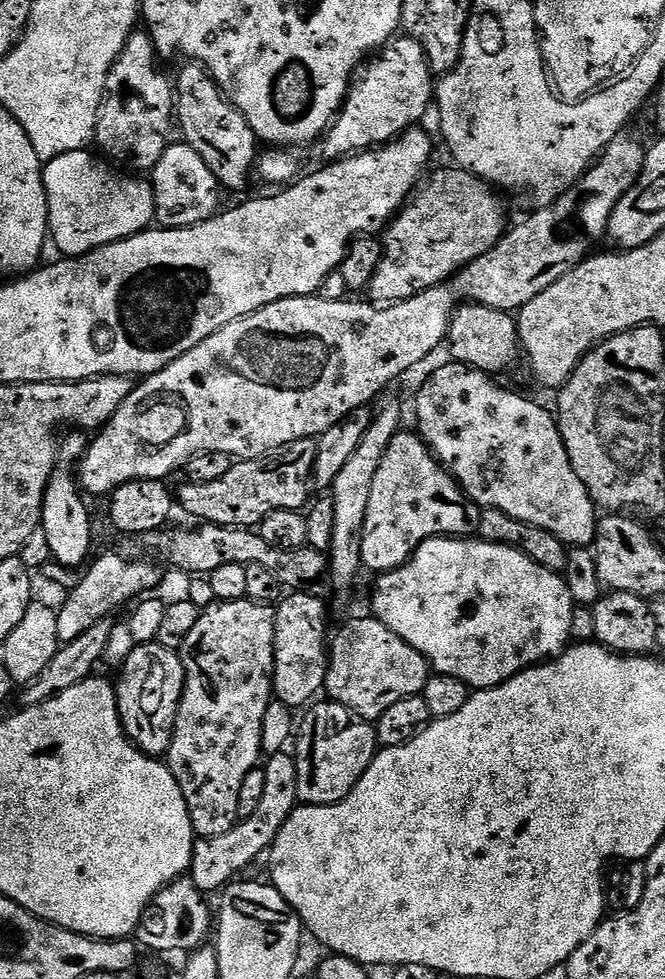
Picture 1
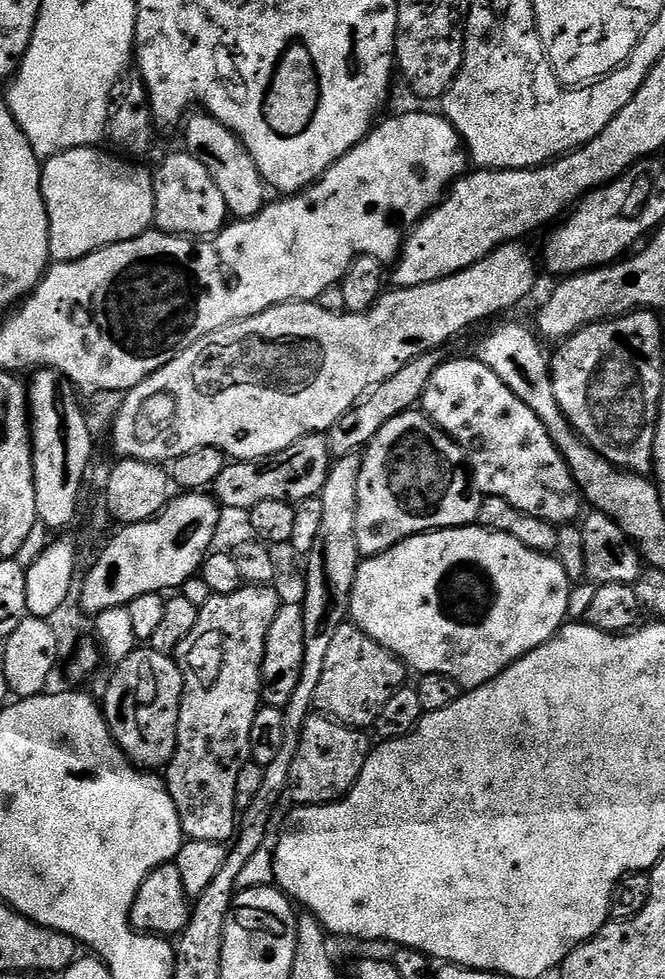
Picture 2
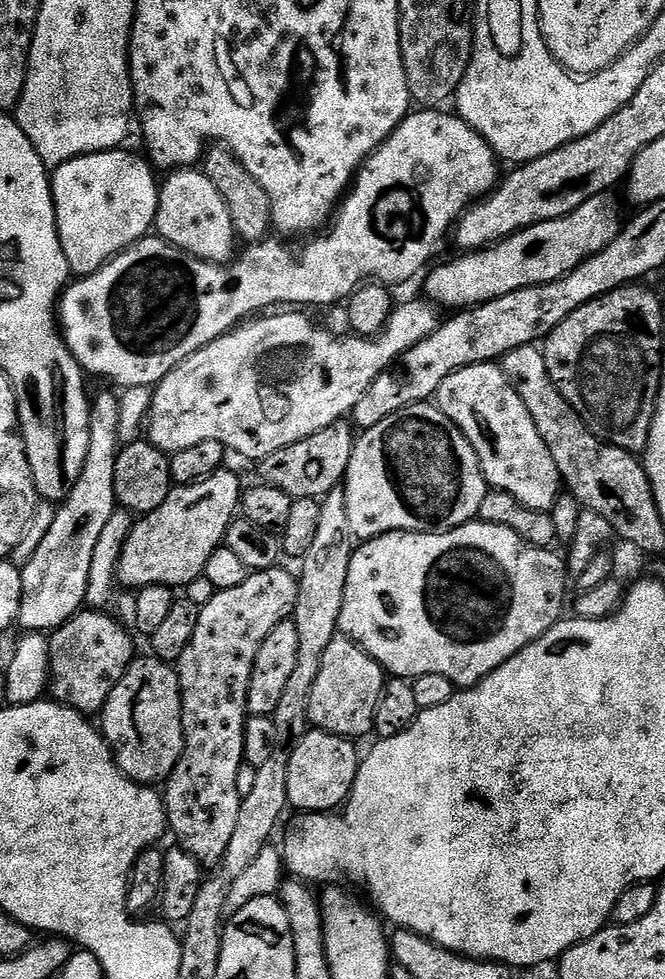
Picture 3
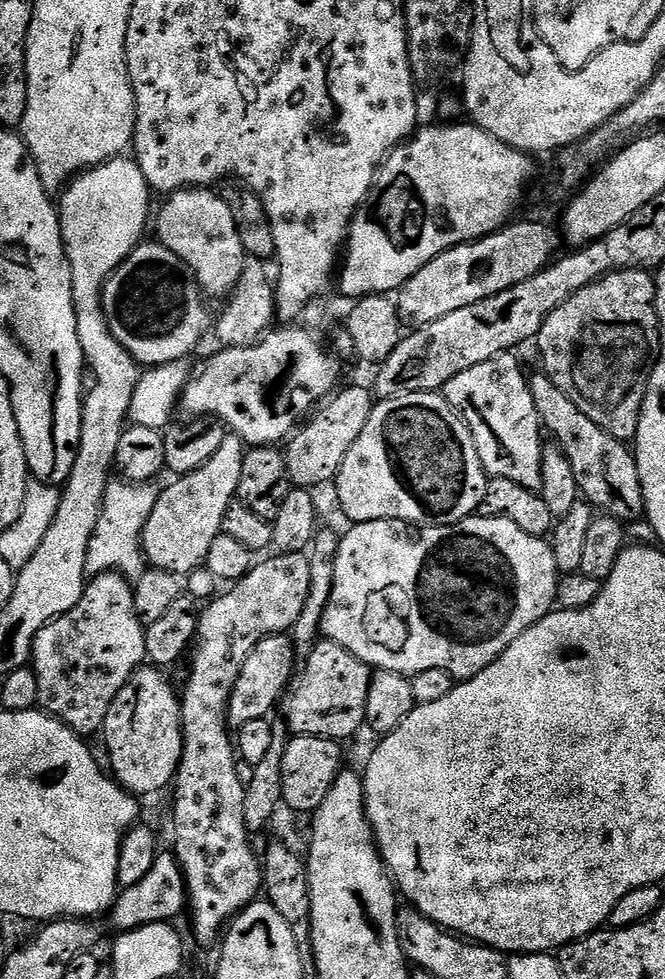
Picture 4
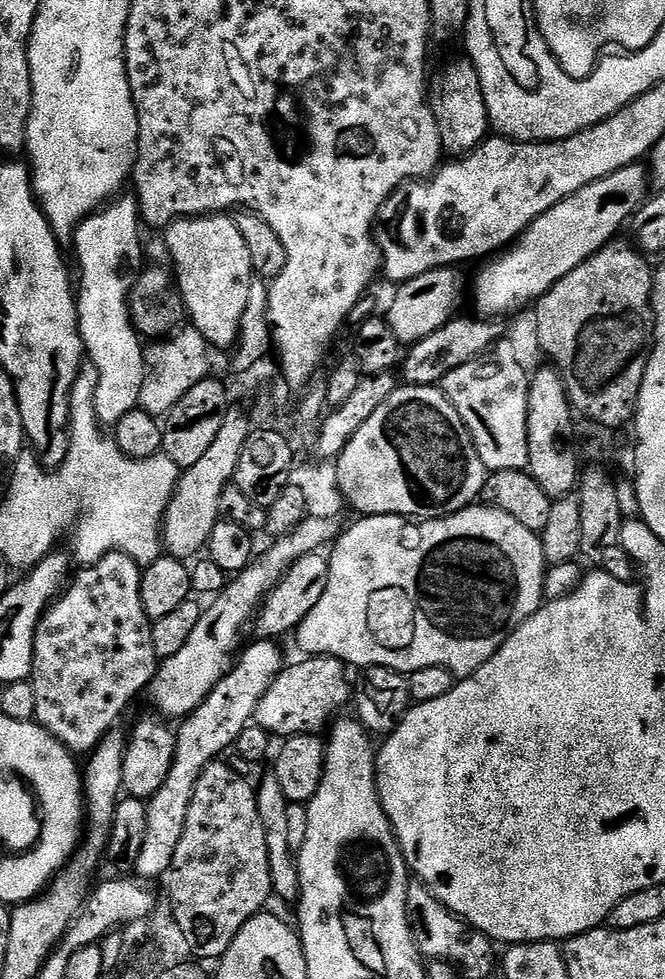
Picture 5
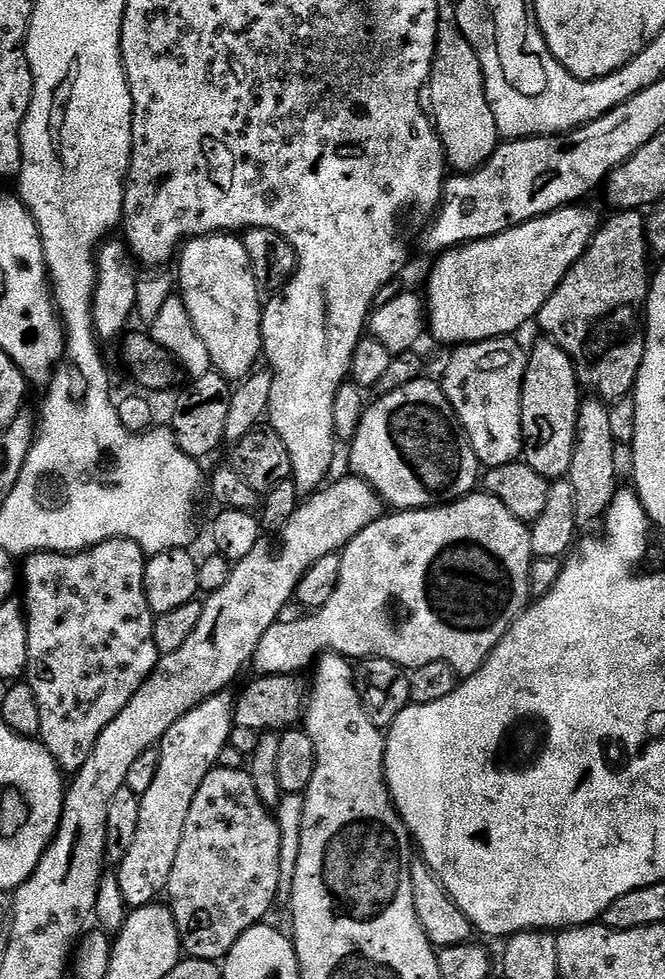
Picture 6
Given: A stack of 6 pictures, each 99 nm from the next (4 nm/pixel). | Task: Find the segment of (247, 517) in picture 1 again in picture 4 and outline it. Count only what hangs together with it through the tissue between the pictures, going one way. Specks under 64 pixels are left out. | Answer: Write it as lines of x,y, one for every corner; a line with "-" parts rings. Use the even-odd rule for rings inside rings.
360,384
354,385
353,388
344,390
342,388
337,391
287,441
289,444
284,452
284,457
288,467
288,476
295,487
317,490
316,488
322,487
323,484
331,485
335,481
342,462
346,462
346,454
350,454
350,446
354,446
354,442
358,442
358,434
362,434
362,430
366,430
366,422
370,422
374,396
369,389
368,392

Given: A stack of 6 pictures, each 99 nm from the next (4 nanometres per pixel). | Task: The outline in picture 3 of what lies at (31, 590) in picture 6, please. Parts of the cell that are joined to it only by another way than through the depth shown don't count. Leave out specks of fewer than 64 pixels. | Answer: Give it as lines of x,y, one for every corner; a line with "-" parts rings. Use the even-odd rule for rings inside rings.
81,610
48,636
48,674
50,696
57,704
65,704
85,714
99,714
115,684
126,674
134,659
129,629
120,621
99,610

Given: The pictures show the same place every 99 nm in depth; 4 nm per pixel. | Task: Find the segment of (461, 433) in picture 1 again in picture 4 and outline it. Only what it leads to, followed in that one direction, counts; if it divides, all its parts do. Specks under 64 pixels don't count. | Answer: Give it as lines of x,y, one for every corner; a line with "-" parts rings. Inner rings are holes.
515,355
495,356
490,362
470,366
462,374
454,374
442,390
448,405
466,422
489,477
510,478
533,490
542,486
542,458
545,437
542,435
540,415
534,406
534,394
529,377
524,377

